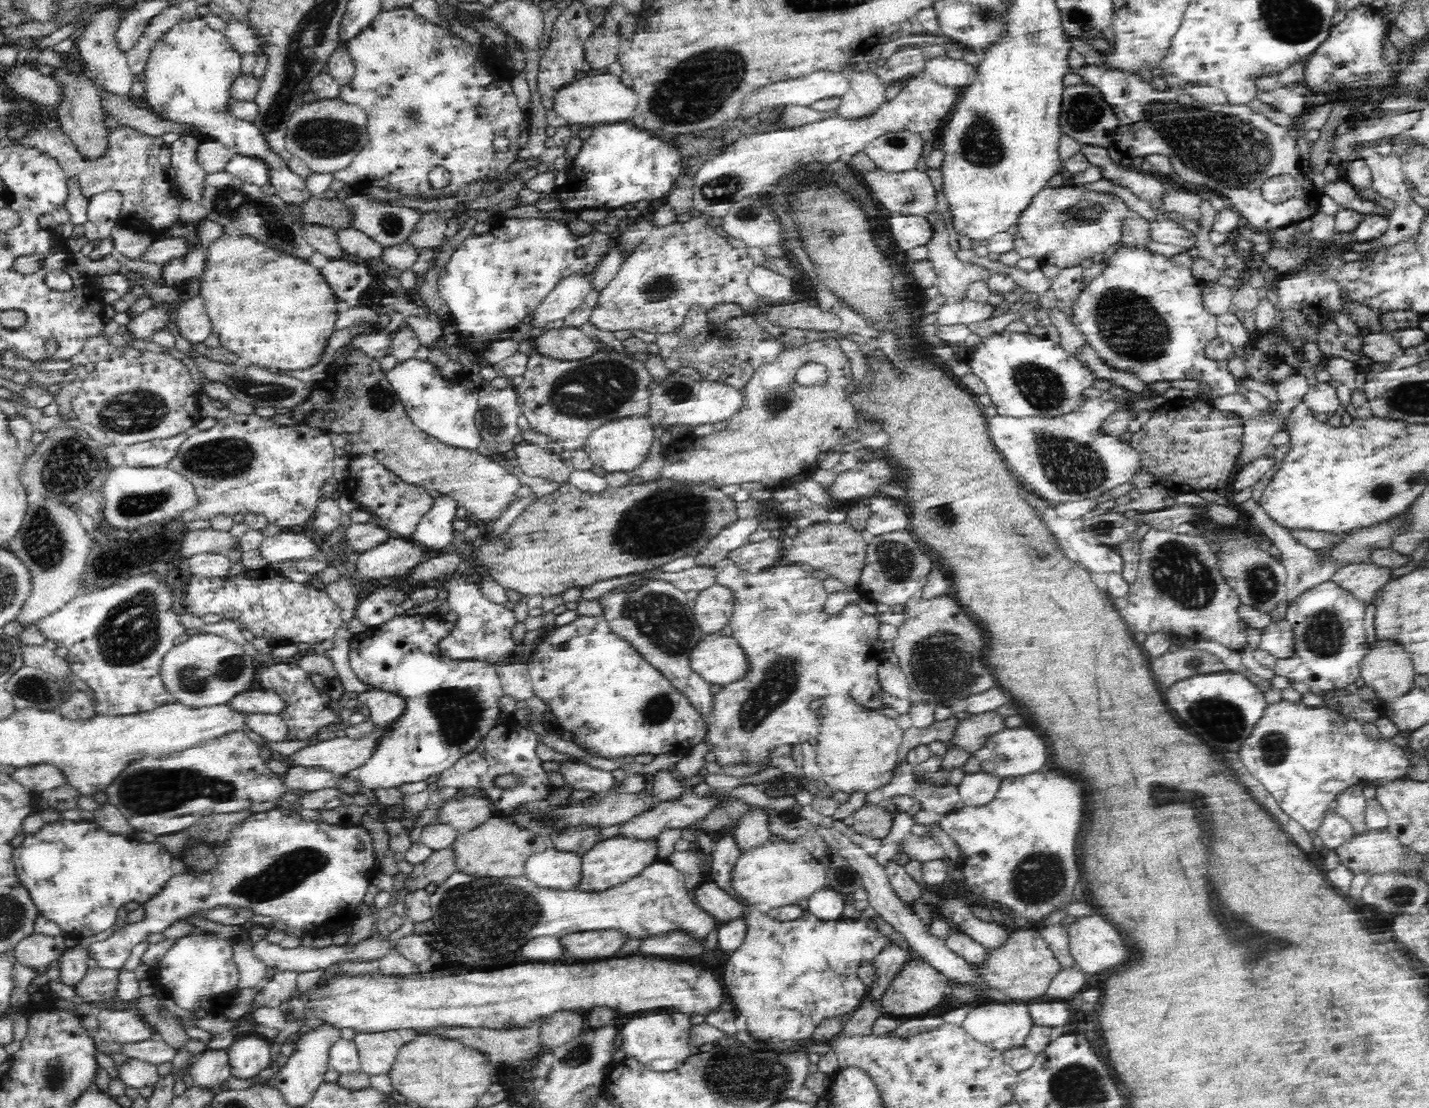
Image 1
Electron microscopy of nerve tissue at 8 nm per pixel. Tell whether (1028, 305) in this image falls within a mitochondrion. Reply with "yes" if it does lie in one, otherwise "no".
no

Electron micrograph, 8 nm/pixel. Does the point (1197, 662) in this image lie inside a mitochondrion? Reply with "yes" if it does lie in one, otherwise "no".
yes

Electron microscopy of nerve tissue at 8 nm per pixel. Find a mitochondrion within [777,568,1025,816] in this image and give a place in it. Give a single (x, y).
(934, 663)

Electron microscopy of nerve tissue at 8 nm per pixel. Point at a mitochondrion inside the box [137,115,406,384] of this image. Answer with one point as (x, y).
(231, 203)

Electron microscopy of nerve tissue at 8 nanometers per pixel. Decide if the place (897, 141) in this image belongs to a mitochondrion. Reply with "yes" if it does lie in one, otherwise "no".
yes

